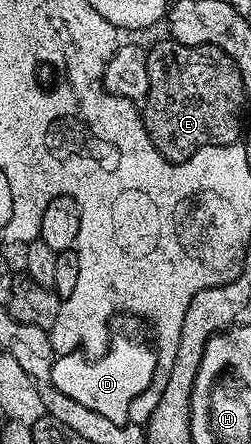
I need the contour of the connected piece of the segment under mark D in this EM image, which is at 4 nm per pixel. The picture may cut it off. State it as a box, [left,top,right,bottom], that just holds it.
[51,340,151,424]

